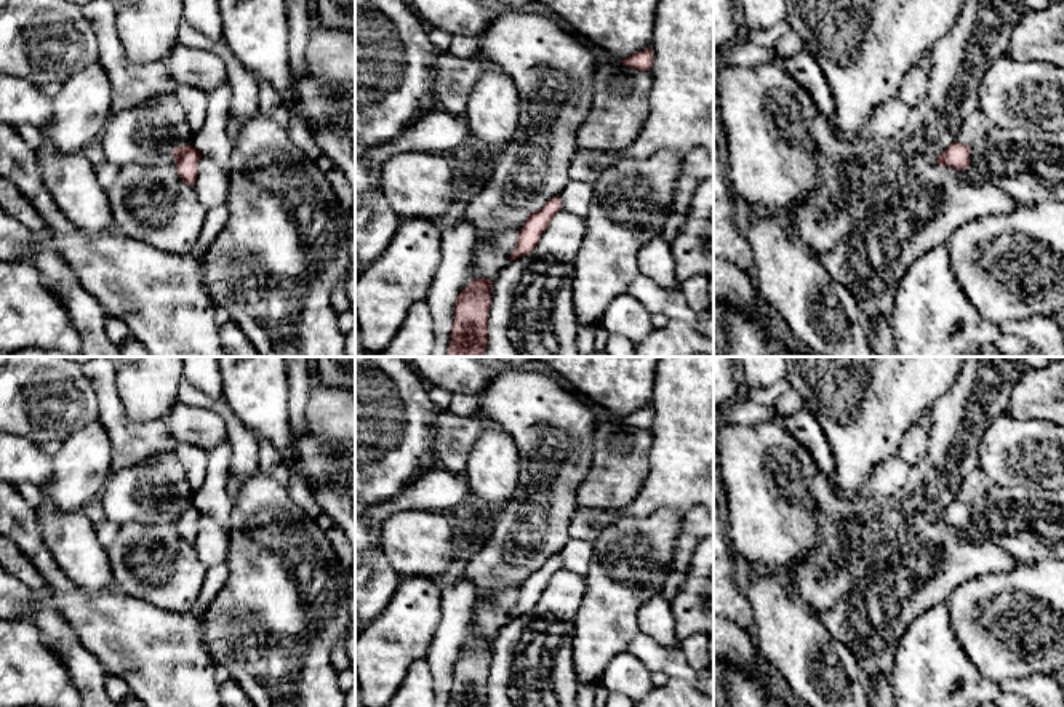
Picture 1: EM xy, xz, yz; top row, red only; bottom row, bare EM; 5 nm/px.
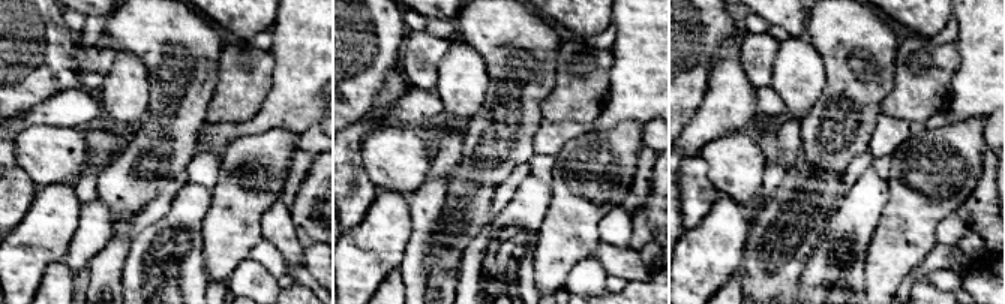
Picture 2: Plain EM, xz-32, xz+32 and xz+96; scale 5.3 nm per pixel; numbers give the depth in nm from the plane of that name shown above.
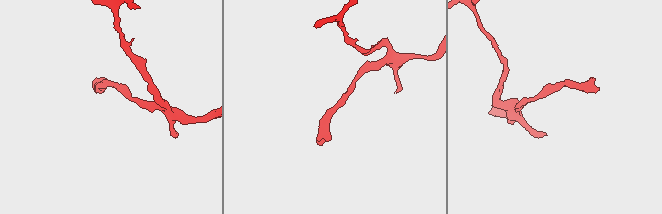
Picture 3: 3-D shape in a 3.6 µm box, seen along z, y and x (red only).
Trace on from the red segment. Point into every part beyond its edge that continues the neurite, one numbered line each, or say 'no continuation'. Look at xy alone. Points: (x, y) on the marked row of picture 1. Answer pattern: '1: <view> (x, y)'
no continuation

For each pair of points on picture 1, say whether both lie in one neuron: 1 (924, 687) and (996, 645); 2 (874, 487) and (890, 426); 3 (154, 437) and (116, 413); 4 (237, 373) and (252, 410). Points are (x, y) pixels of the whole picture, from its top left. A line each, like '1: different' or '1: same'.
1: different
2: different
3: same
4: same

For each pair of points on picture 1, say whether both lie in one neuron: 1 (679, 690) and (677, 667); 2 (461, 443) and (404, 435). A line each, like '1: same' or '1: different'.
1: different
2: different

